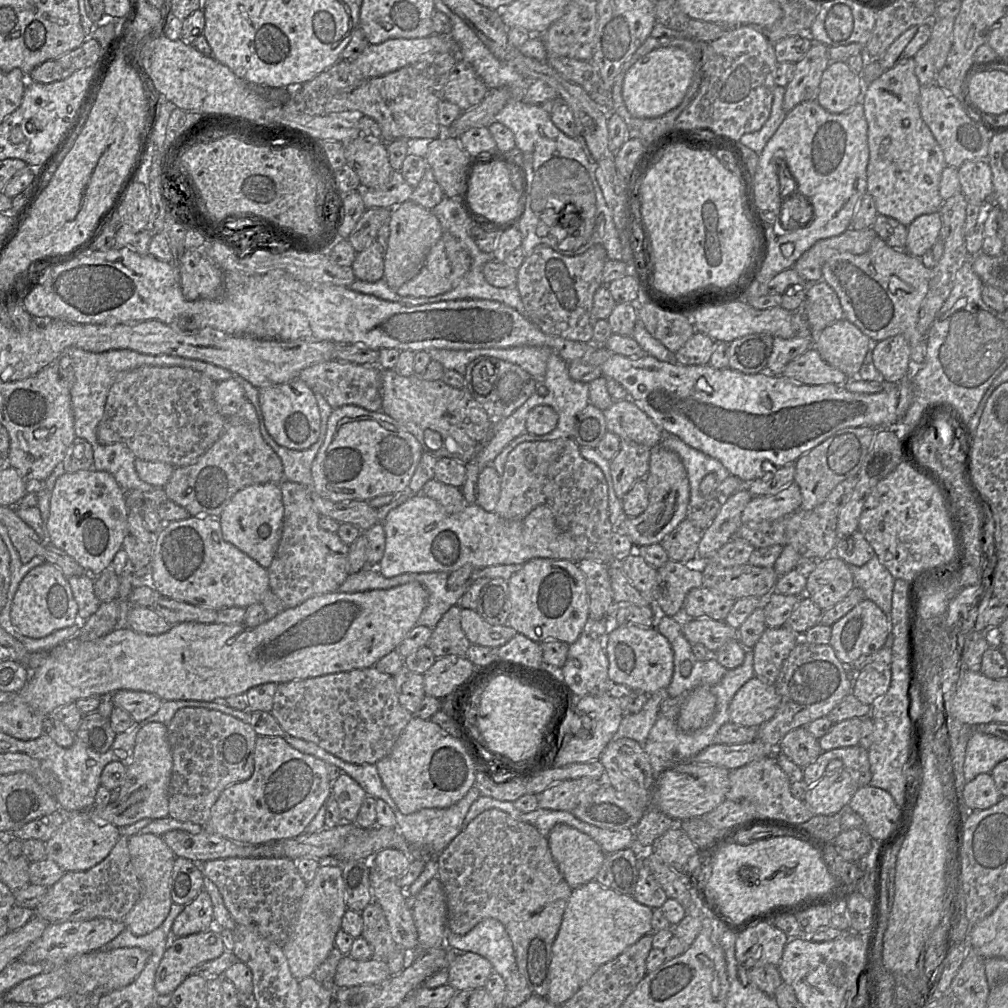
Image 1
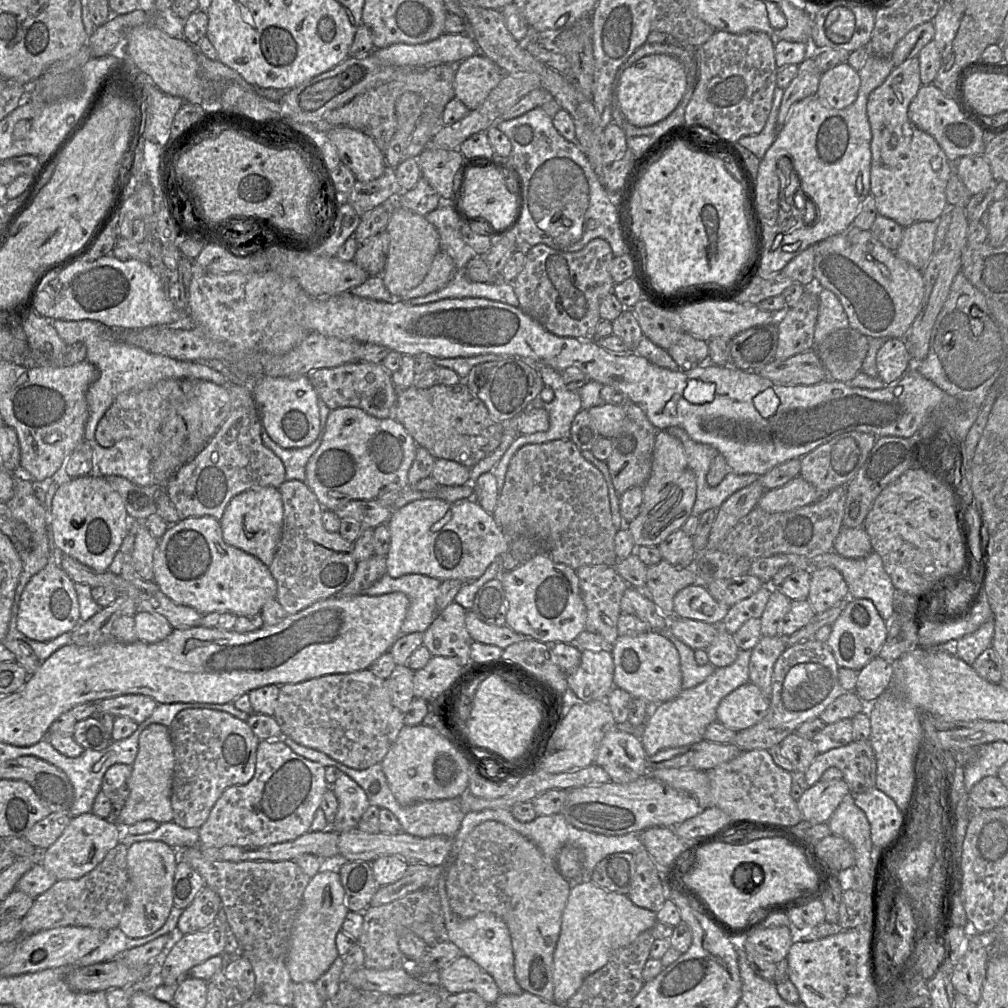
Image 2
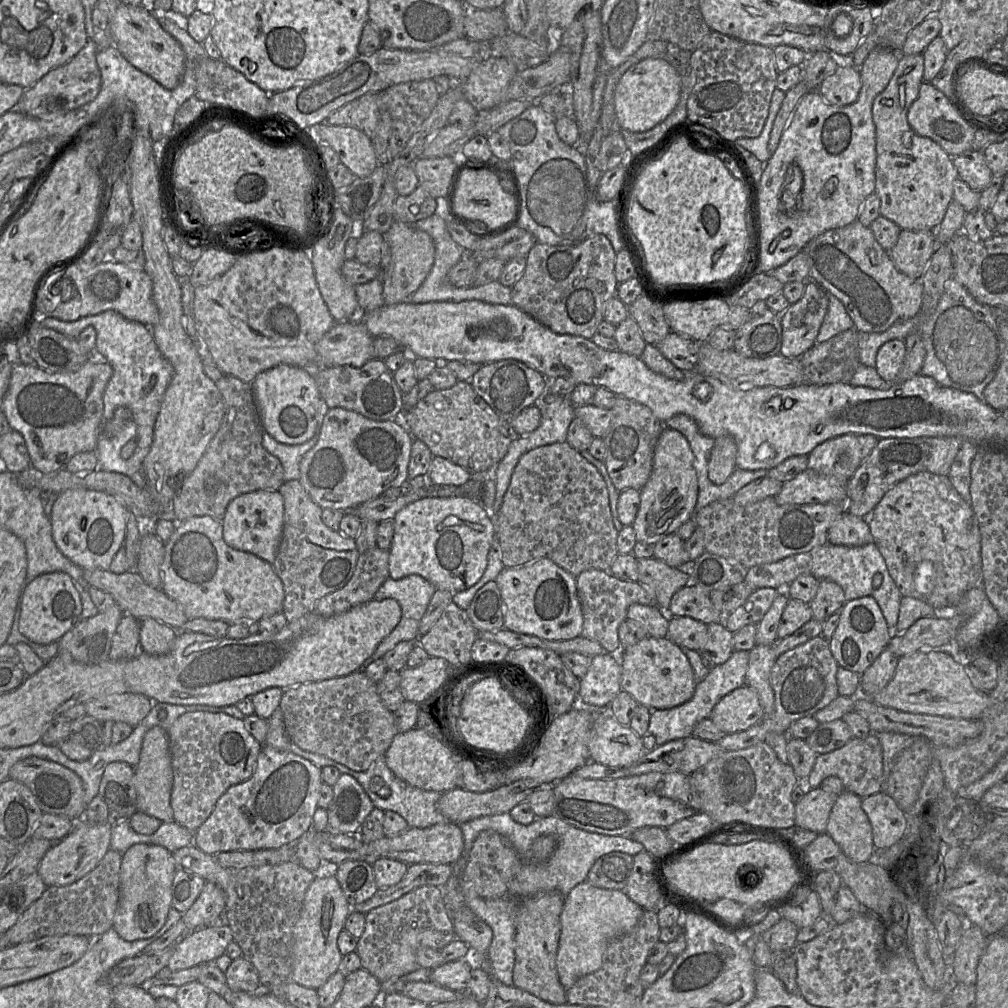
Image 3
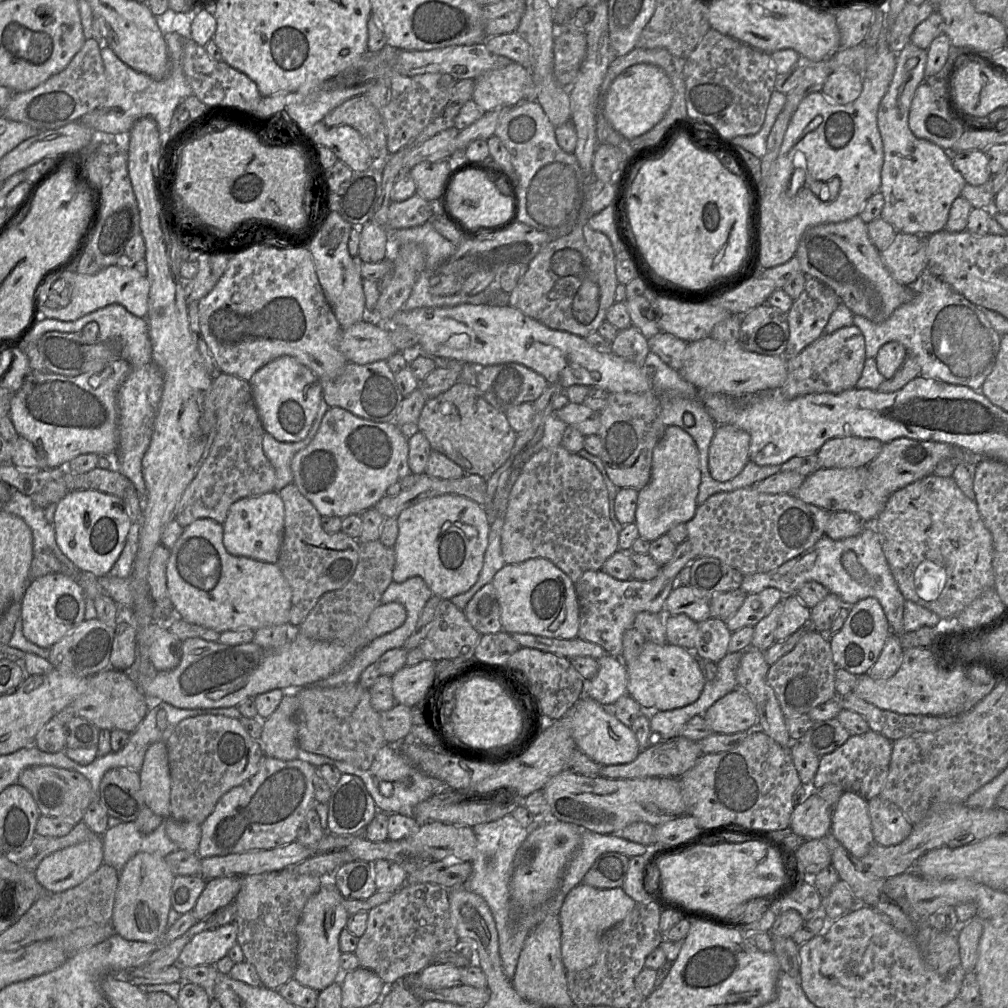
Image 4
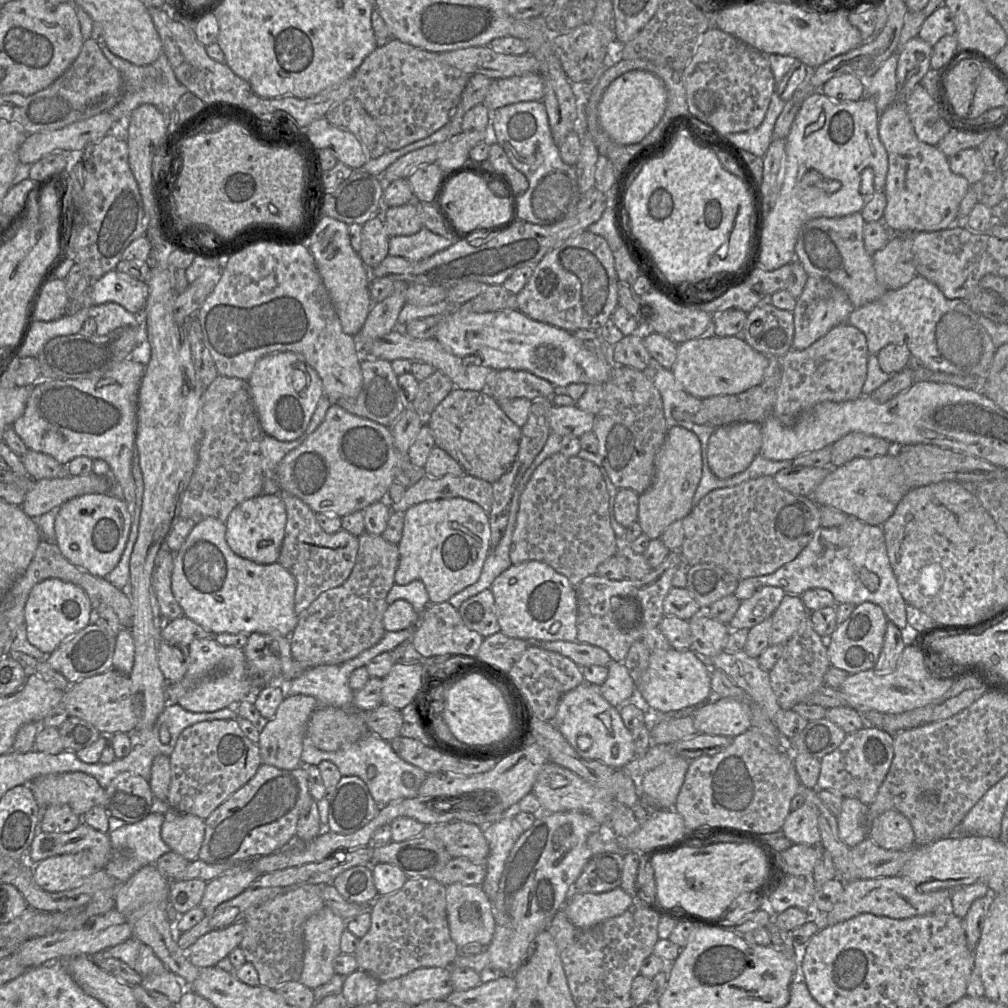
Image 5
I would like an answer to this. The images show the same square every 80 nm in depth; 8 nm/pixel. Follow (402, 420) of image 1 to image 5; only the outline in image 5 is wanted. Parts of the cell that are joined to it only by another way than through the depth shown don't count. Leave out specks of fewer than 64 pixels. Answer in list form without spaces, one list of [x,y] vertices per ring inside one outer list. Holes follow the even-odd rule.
[[[453,388],[425,419],[425,424],[432,432],[435,446],[449,454],[464,474],[490,484],[510,469],[519,449],[521,428],[505,415],[486,391]]]

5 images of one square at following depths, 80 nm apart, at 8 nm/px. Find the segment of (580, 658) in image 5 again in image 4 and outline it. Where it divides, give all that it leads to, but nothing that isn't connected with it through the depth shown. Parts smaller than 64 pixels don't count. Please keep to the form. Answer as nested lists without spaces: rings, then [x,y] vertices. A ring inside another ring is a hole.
[[[513,633],[511,637],[520,647],[535,648],[566,658],[588,656],[598,660],[607,654],[600,645],[582,640],[578,636],[572,639],[558,639],[533,634]]]

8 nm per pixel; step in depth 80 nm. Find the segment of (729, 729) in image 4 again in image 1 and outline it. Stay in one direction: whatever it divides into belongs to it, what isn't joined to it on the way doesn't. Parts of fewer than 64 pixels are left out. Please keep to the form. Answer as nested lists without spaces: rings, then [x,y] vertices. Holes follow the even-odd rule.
[[[754,676],[733,697],[728,709],[729,720],[742,726],[759,726],[776,714],[779,704],[775,685]]]

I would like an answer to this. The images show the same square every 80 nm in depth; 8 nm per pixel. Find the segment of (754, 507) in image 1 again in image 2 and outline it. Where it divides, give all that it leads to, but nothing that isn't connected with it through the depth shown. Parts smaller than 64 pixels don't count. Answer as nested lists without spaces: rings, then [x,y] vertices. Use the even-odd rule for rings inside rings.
[[[801,476],[782,487],[766,490],[757,507],[769,513],[788,512],[820,499],[819,492]]]

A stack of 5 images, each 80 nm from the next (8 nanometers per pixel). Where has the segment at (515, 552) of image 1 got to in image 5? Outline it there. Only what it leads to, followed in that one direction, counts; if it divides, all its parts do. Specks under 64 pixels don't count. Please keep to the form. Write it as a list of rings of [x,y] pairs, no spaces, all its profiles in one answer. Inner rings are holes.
[[[454,497],[415,504],[403,513],[394,583],[405,585],[420,580],[426,588],[430,604],[447,602],[479,578],[490,551],[489,538],[488,514],[470,500]]]

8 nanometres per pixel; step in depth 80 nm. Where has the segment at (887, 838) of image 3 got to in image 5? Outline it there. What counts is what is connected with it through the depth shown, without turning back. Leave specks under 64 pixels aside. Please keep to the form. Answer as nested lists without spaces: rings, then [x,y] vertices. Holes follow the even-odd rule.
[[[887,810],[869,825],[869,836],[887,850],[905,850],[915,846],[915,835],[910,821],[899,811]]]

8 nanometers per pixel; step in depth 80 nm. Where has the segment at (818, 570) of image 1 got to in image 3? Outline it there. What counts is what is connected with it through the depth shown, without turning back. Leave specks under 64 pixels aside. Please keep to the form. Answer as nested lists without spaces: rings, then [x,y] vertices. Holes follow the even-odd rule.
[[[822,579],[816,596],[810,602],[813,618],[825,622],[834,613],[840,612],[845,604],[845,594],[836,582]]]

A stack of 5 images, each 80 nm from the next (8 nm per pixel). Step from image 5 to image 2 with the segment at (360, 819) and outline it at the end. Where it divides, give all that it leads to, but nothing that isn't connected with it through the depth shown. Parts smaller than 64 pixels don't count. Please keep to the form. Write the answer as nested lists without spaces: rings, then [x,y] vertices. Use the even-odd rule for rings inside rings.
[[[347,774],[331,785],[338,800],[338,810],[330,829],[340,833],[358,827],[358,822],[370,803],[363,788]]]

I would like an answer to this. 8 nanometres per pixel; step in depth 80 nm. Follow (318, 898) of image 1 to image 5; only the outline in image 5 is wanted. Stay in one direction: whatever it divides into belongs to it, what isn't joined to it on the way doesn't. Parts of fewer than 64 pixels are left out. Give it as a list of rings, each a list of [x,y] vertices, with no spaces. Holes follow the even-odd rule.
[[[324,906],[304,924],[303,969],[298,981],[314,990],[334,975],[333,961],[341,954],[340,940],[346,920]]]

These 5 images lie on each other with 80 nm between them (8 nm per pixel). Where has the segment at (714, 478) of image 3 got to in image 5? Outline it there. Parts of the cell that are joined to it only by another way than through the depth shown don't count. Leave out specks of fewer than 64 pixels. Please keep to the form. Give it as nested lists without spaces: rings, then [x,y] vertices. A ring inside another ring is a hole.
[[[740,422],[715,429],[708,442],[708,464],[720,479],[744,471],[759,454],[762,445],[760,423]]]

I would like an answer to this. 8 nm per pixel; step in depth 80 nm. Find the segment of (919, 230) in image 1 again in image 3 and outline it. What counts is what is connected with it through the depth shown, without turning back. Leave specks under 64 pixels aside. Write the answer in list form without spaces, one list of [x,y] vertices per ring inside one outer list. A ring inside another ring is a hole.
[[[902,230],[889,254],[901,273],[921,280],[937,245],[934,231]]]

